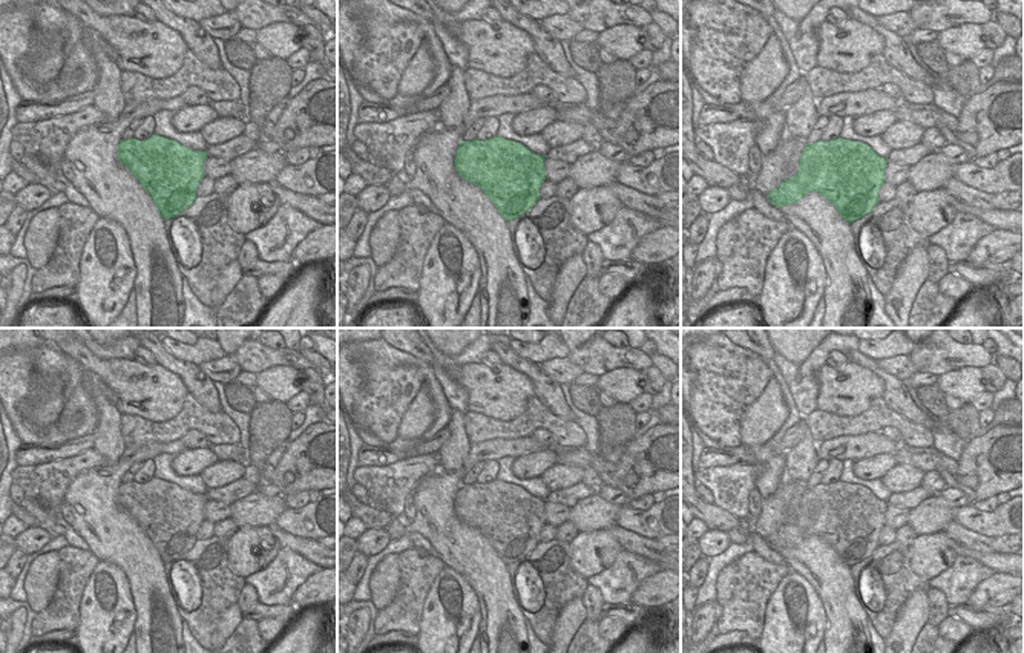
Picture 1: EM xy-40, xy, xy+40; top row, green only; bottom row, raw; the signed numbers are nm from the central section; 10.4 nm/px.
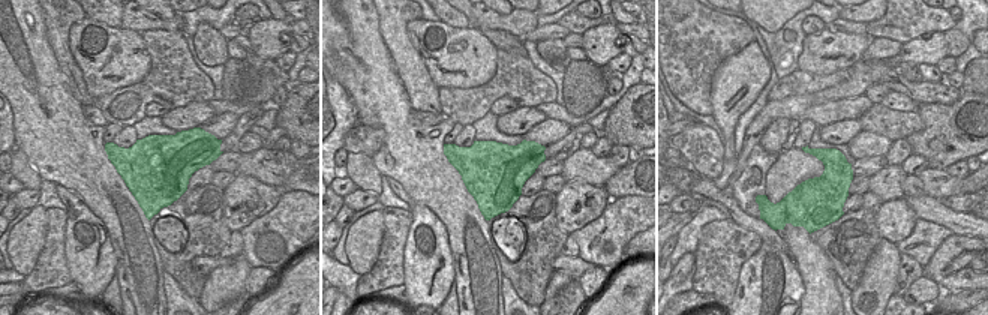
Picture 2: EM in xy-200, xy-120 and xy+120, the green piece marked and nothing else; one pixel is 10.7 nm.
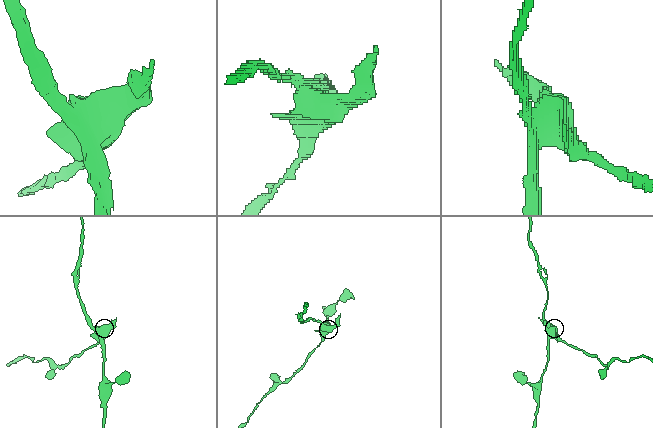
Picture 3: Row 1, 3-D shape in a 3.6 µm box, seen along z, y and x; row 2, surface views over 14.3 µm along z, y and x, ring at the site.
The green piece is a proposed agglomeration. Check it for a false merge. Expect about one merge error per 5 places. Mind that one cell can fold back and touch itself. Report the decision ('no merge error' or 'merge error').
merge error

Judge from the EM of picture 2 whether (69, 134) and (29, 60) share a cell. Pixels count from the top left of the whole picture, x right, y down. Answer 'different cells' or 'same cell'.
same cell

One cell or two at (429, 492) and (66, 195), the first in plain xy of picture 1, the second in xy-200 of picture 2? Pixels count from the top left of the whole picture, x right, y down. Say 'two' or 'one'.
two

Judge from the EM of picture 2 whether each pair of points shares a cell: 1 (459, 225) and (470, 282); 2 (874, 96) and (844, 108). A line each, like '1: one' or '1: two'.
1: one
2: two

